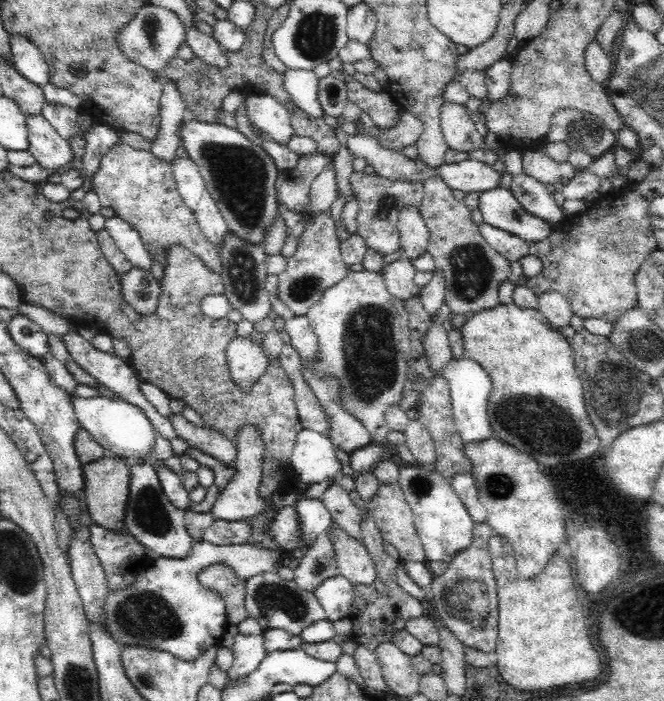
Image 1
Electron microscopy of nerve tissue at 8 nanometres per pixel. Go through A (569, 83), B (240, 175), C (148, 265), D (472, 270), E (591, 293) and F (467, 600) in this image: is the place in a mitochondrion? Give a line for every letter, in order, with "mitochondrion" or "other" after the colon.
A: other
B: mitochondrion
C: other
D: mitochondrion
E: other
F: mitochondrion

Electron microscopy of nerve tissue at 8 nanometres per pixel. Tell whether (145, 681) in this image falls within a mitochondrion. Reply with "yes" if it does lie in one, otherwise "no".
yes

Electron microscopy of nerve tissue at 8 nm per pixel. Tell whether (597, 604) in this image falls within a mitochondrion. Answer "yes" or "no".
no

